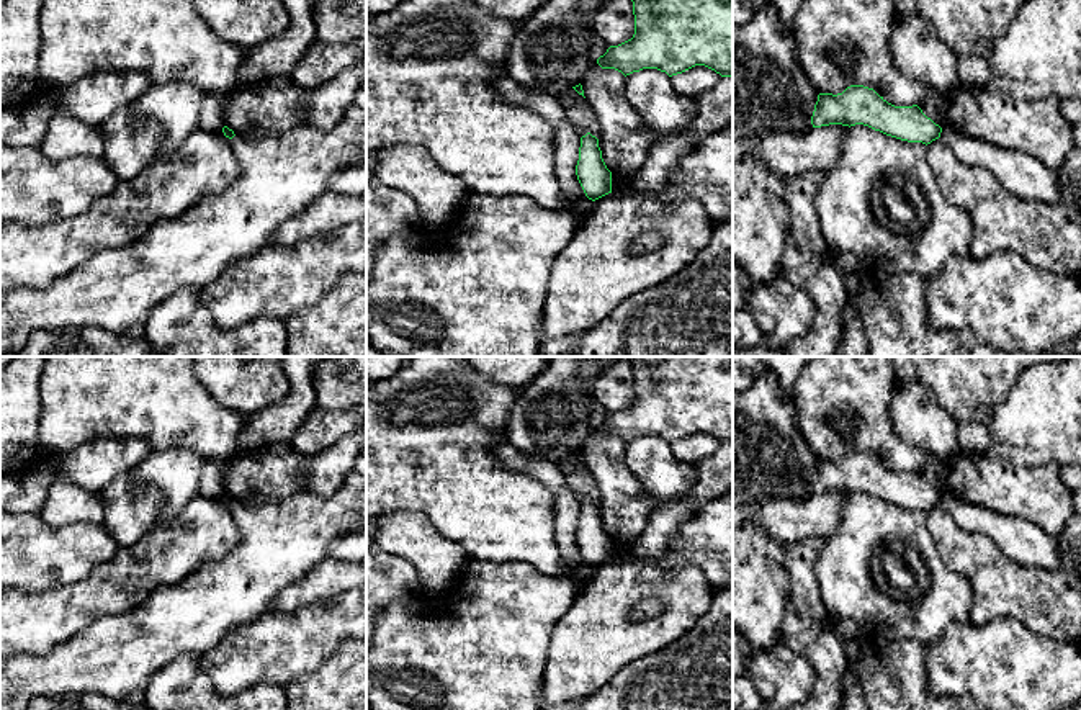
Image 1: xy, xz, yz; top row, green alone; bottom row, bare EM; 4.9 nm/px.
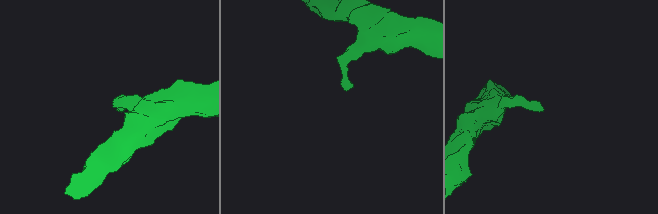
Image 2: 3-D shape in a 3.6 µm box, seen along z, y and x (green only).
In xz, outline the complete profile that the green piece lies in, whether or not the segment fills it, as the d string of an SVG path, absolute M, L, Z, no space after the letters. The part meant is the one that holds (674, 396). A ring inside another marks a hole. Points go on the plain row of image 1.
M635 357L631 368L635 401L597 425L602 435L615 435L625 443L657 435L672 443L705 432L733 443L733 357Z

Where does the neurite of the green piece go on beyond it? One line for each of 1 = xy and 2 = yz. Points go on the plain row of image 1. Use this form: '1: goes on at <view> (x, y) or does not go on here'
1: does not go on here
2: does not go on here

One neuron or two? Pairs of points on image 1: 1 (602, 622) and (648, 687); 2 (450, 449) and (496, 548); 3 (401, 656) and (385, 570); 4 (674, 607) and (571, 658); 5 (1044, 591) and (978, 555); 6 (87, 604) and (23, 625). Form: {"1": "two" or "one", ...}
{"1": "two", "2": "one", "3": "two", "4": "one", "5": "one", "6": "one"}

